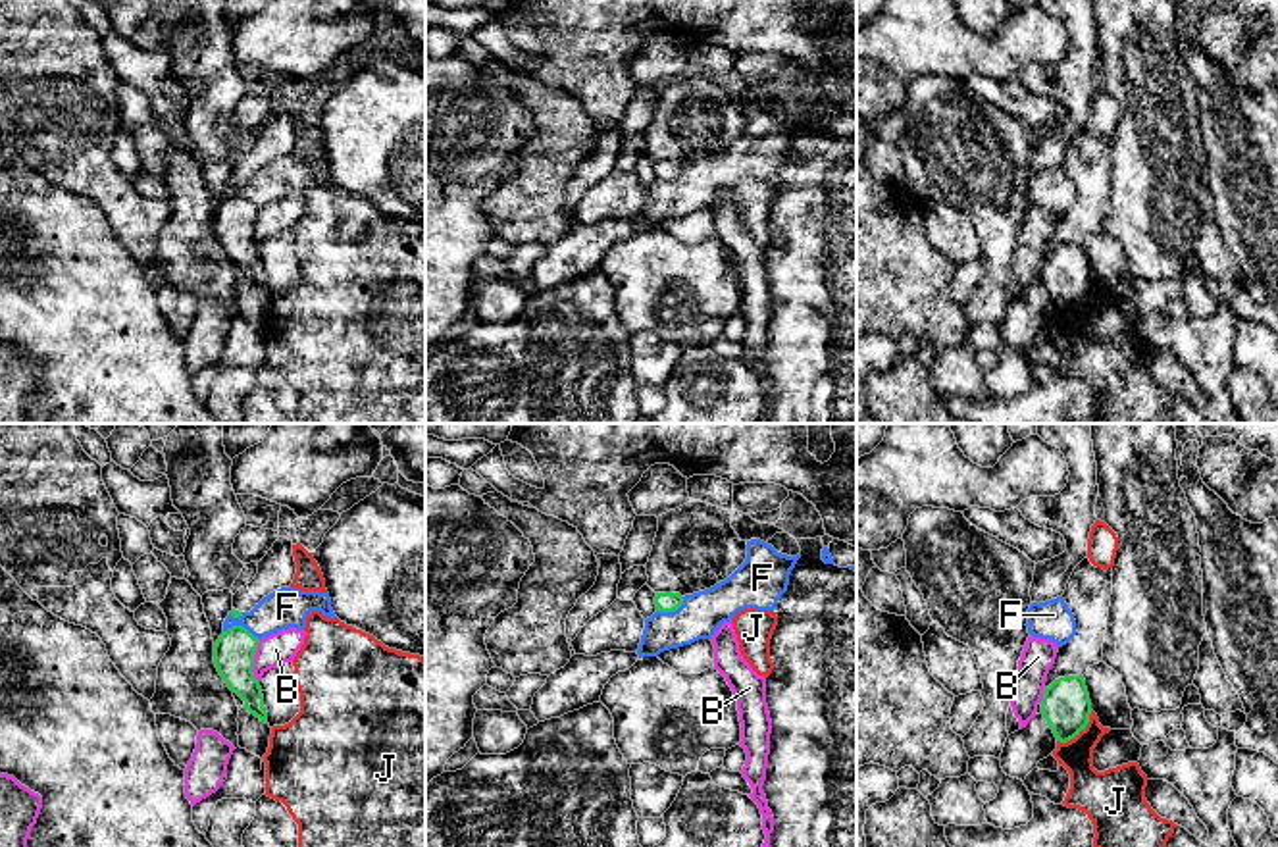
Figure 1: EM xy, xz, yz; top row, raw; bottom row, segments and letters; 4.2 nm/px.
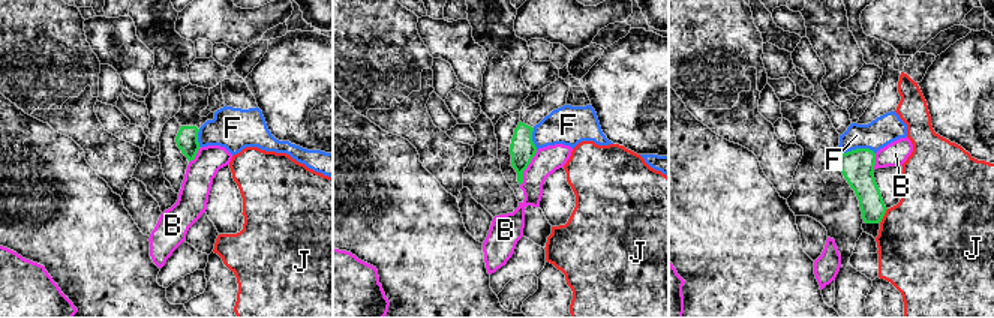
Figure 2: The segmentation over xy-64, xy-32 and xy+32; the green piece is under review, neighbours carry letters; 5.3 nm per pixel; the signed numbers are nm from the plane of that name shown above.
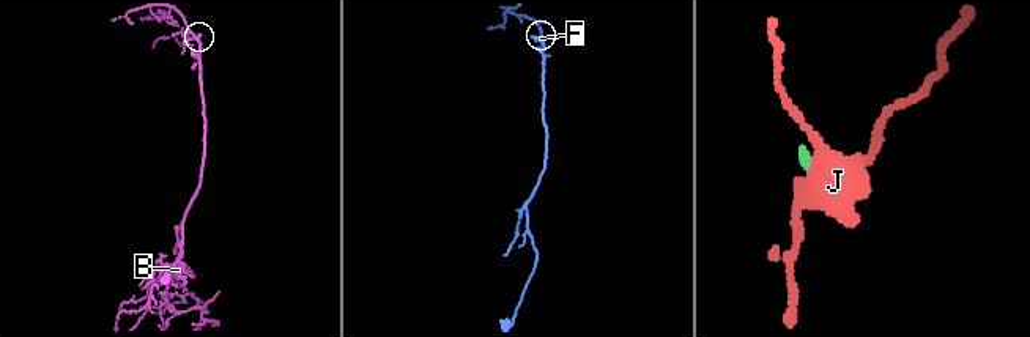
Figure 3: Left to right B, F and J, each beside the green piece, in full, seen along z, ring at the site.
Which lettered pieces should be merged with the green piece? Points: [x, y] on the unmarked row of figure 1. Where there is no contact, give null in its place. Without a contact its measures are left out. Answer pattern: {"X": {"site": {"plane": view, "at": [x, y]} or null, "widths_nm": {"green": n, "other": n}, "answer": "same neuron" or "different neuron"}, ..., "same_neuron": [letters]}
{"B": {"site": {"plane": "xy", "at": [253, 230]}, "widths_nm": {"green": 180, "other": 140}, "answer": "different neuron"}, "F": {"site": {"plane": "xy", "at": [241, 195]}, "widths_nm": {"green": 180, "other": 170}, "answer": "different neuron"}, "J": {"site": {"plane": "yz", "at": [1078, 301]}, "widths_nm": {"green": 200, "other": 170}, "answer": "different neuron"}, "same_neuron": []}

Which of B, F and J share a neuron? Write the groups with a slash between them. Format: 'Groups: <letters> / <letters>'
Groups: B / F / J

